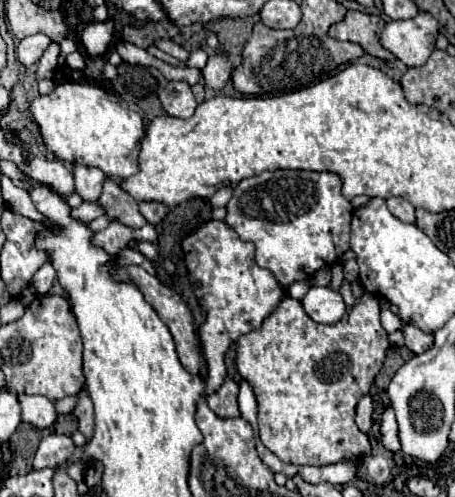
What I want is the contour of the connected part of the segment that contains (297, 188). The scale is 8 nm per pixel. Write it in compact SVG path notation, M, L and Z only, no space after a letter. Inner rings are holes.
M279 169L265 171L259 177L247 177L237 183L231 201L227 203L227 223L239 233L241 239L253 241L257 247L255 261L259 267L275 273L283 287L295 281L303 281L315 275L315 271L333 265L349 251L349 225L351 225L351 203L341 195L341 177L329 171L301 171L301 169Z

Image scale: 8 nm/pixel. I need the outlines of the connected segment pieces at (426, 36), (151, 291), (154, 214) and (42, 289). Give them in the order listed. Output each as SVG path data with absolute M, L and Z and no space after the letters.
M429 13L415 19L389 21L381 33L381 45L407 67L421 67L435 49L437 21Z
M127 265L127 267L121 267L115 275L113 275L115 281L131 281L139 287L139 291L143 293L145 301L157 311L157 315L161 317L161 321L169 327L173 339L175 339L175 349L177 349L177 355L179 355L179 361L181 365L197 375L199 373L199 367L201 367L201 353L199 353L199 345L197 345L197 335L195 335L195 325L193 325L193 315L191 311L187 309L187 305L183 303L183 299L169 287L165 287L157 277L149 275L145 269L141 267L135 267L135 265Z
M141 201L139 211L147 219L147 223L157 225L157 223L161 223L165 219L165 215L169 213L169 207L163 205L163 203L155 203L155 201Z
M47 259L47 261L43 263L43 267L41 267L41 269L35 273L35 277L33 277L33 287L35 287L35 291L37 291L39 295L49 293L49 289L51 289L51 285L53 285L55 277L57 277L55 267L53 267L51 259Z

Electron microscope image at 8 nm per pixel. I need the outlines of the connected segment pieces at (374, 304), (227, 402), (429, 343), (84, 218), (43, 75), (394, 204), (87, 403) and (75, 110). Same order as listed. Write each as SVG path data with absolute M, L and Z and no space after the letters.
M365 293L357 305L351 309L351 325L349 321L339 321L335 325L321 325L321 323L315 323L305 311L303 311L303 305L301 301L297 299L291 299L291 297L285 297L279 307L263 321L263 327L259 331L251 331L247 335L241 335L239 341L237 341L237 371L239 375L253 387L253 393L257 397L257 405L259 405L259 435L261 435L261 441L263 445L273 451L281 461L291 461L293 465L331 465L331 463L339 463L339 461L361 461L369 451L371 451L371 445L369 445L369 439L365 433L359 431L359 427L355 425L355 405L357 401L369 391L375 375L381 371L383 367L383 359L385 359L385 351L389 349L389 339L387 339L387 331L381 327L381 321L379 321L379 299L371 293Z
M225 379L225 383L219 387L219 391L215 391L207 397L207 405L219 417L239 417L237 393L239 393L239 385L233 379Z
M405 325L403 333L405 333L405 347L411 353L423 353L423 351L427 351L427 349L433 347L433 335L423 333L415 325Z
M81 203L79 207L71 209L71 217L79 219L81 223L89 223L89 221L93 221L95 217L99 217L103 213L105 213L103 207L99 207L97 203Z
M51 43L47 47L47 51L43 53L43 57L39 59L39 67L37 67L37 79L47 79L53 75L53 69L57 67L57 55L59 55L59 45Z
M389 197L387 199L387 207L389 211L399 219L399 221L405 221L405 223L415 223L415 209L413 205L403 199L403 197Z
M81 389L81 391L75 395L75 399L77 399L77 405L75 405L73 415L79 419L79 431L81 431L81 433L85 435L85 439L89 441L89 439L93 437L93 429L95 429L95 425L93 425L93 403L91 403L91 399L89 399L87 389Z
M71 81L57 85L53 93L39 95L29 103L45 147L61 161L99 167L107 177L125 179L139 171L137 155L145 135L145 119L134 103L89 83Z

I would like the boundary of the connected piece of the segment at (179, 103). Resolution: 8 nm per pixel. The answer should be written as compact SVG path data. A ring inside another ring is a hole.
M169 81L159 95L162 108L171 117L189 119L195 113L197 101L191 93L191 87L185 81Z

